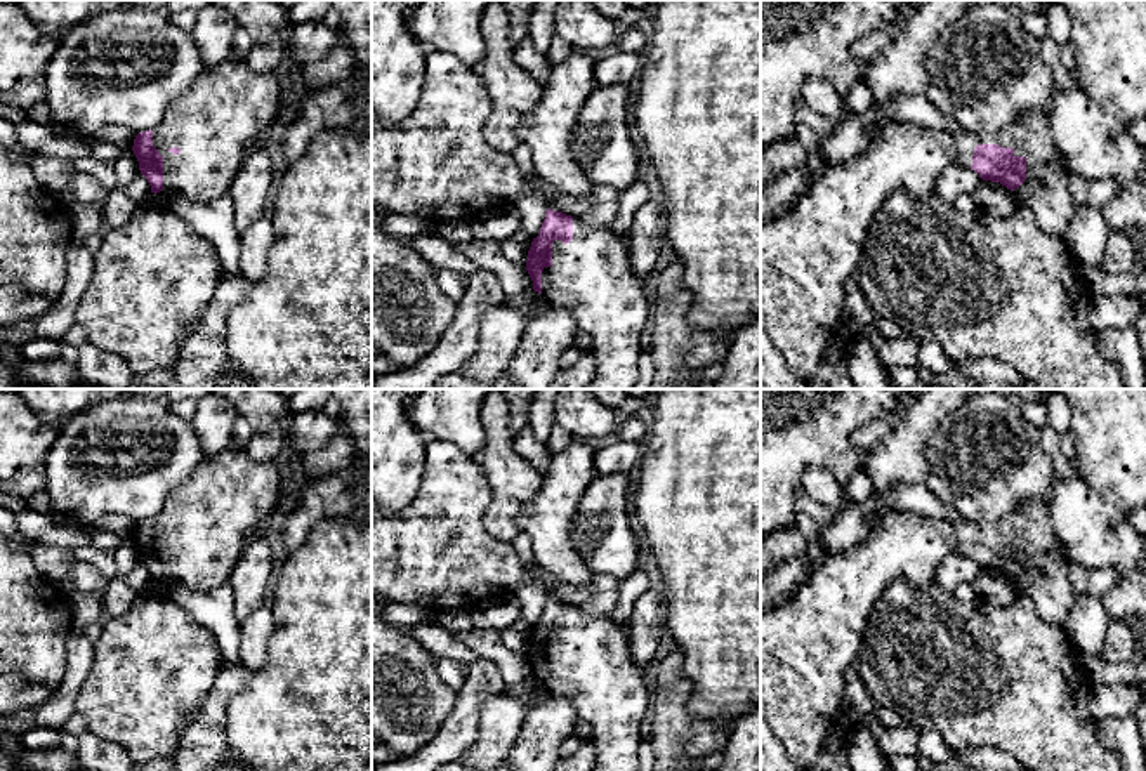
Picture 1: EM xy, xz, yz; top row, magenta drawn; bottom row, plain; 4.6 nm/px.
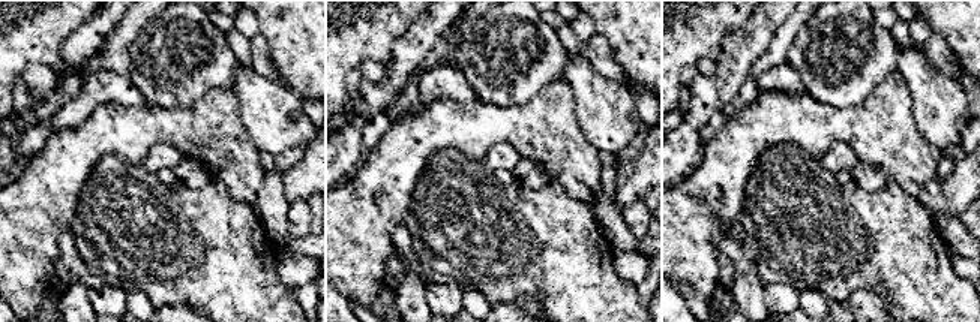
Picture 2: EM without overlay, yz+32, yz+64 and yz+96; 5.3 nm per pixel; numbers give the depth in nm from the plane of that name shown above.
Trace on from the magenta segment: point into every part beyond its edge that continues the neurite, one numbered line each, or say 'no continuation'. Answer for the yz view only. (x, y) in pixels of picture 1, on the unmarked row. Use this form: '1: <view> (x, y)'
1: yz (808, 641)

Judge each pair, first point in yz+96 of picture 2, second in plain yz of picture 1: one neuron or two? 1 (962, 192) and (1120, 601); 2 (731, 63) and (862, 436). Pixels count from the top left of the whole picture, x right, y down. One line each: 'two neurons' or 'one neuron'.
1: one neuron
2: one neuron

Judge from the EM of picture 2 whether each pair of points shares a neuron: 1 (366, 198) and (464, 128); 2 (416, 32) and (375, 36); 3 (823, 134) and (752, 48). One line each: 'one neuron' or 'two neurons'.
1: one neuron
2: two neurons
3: two neurons

